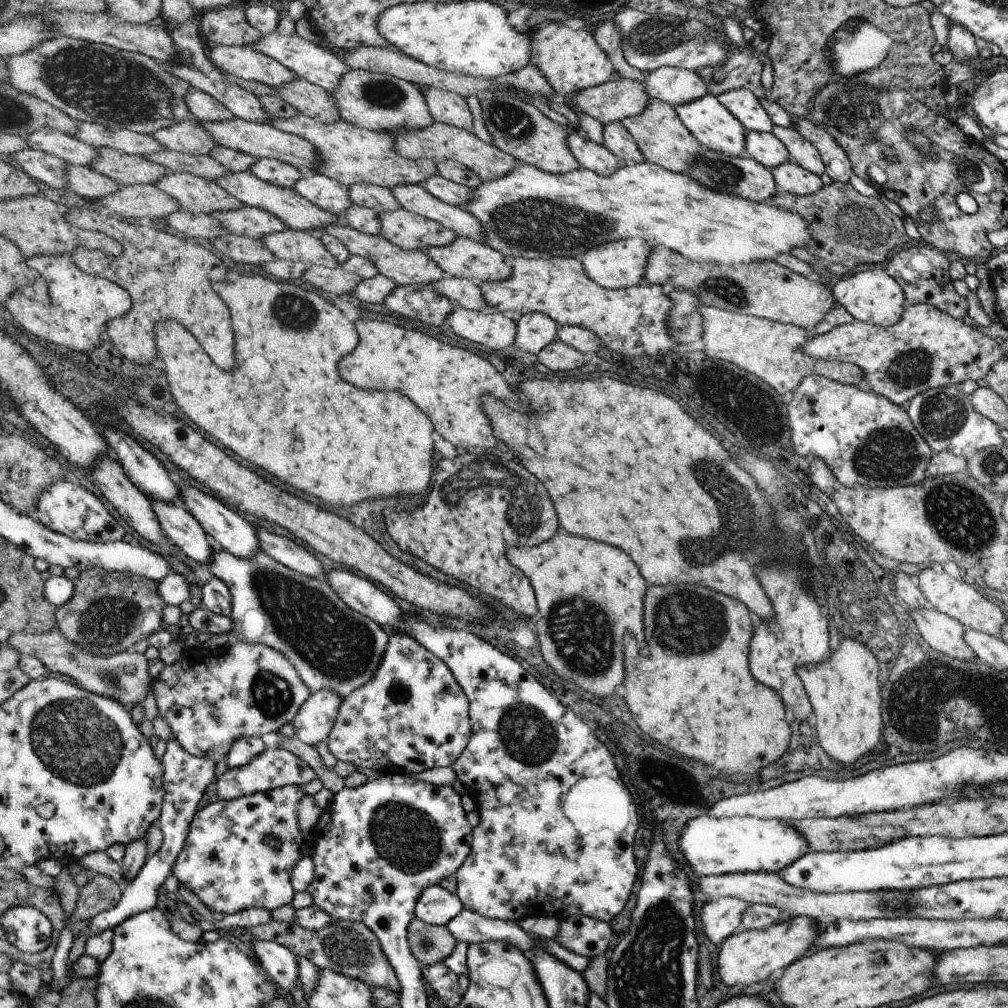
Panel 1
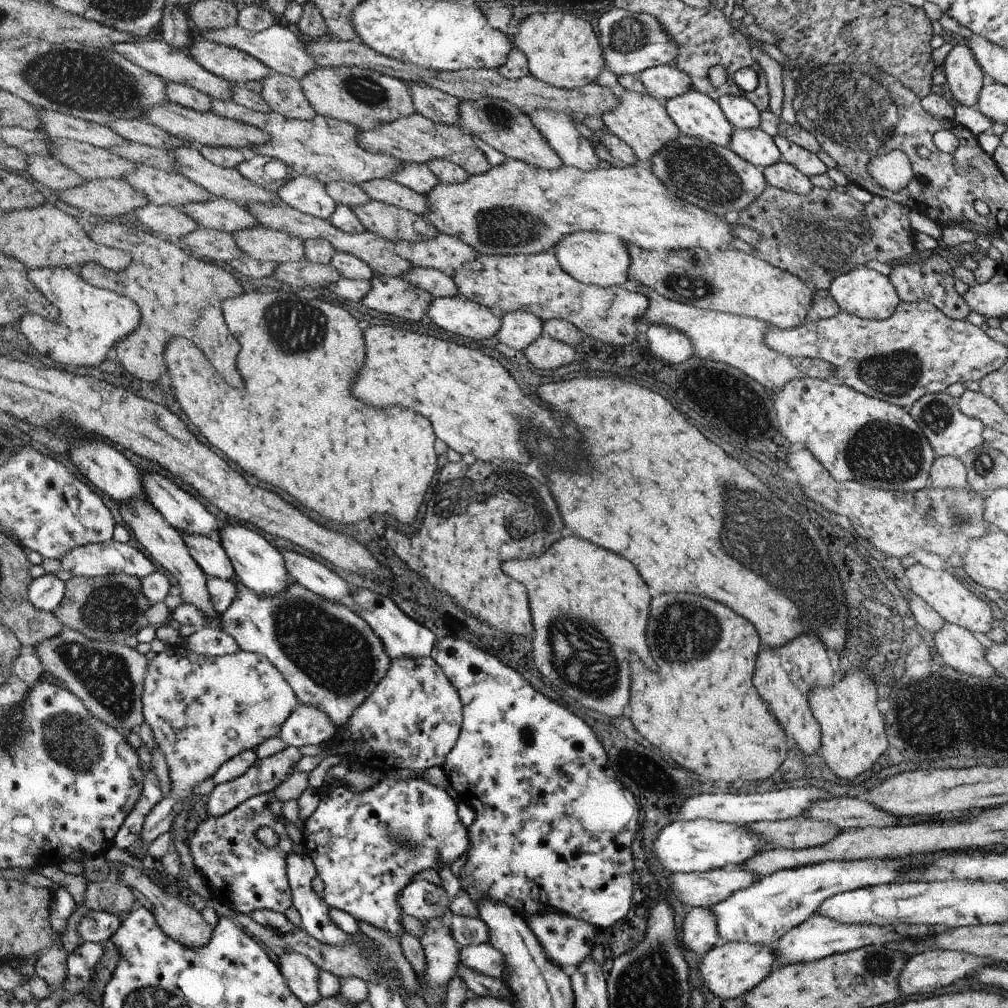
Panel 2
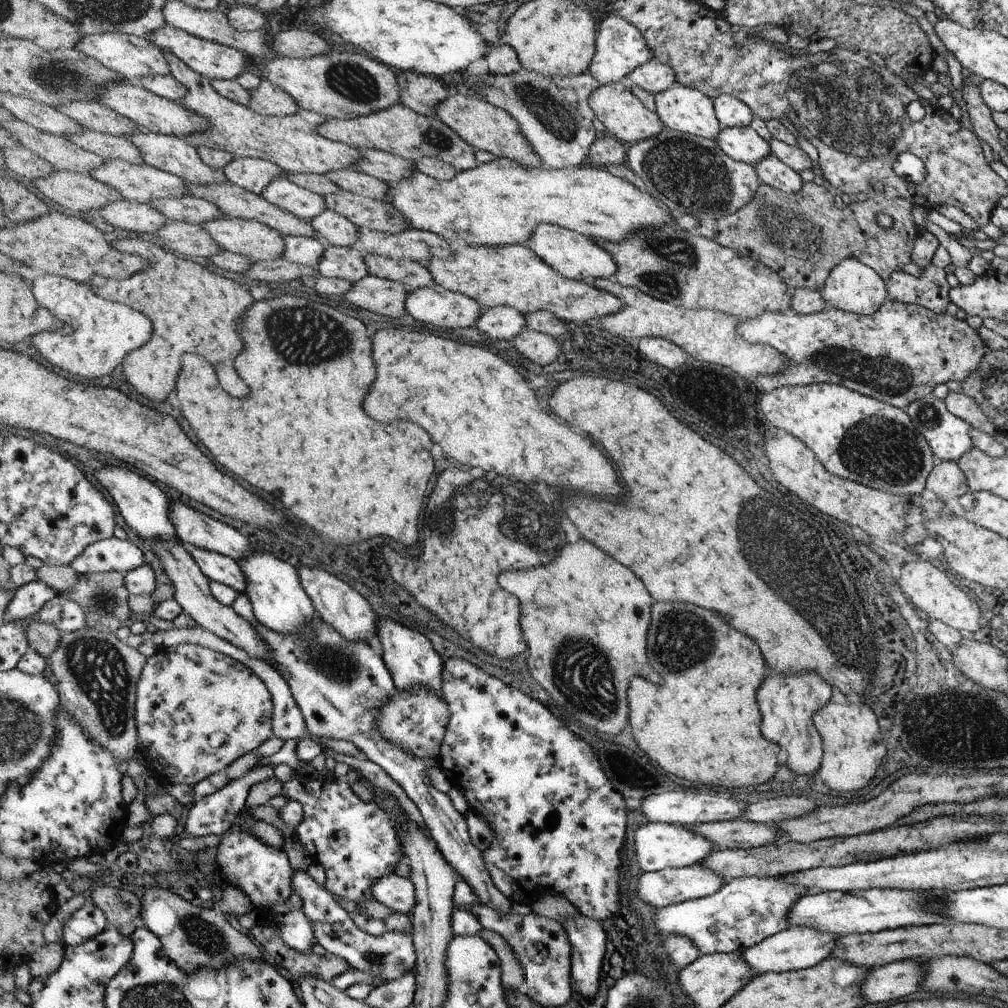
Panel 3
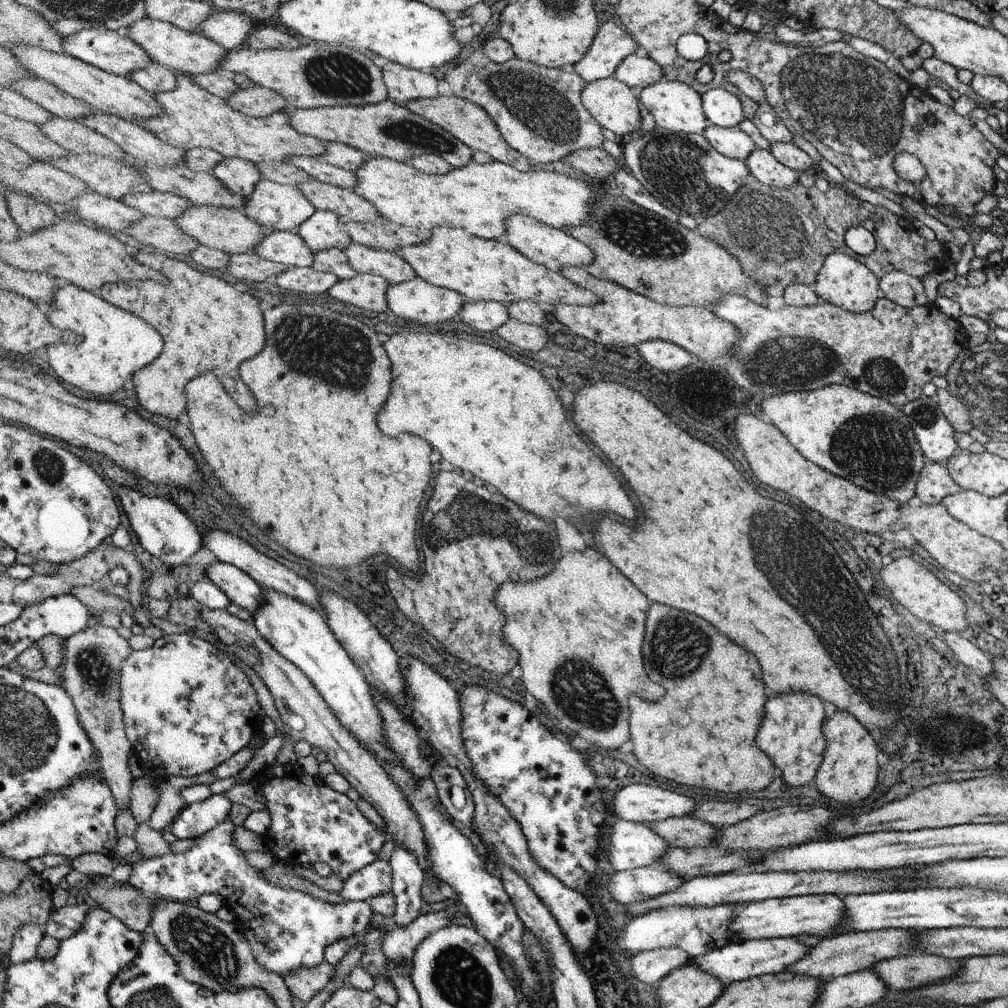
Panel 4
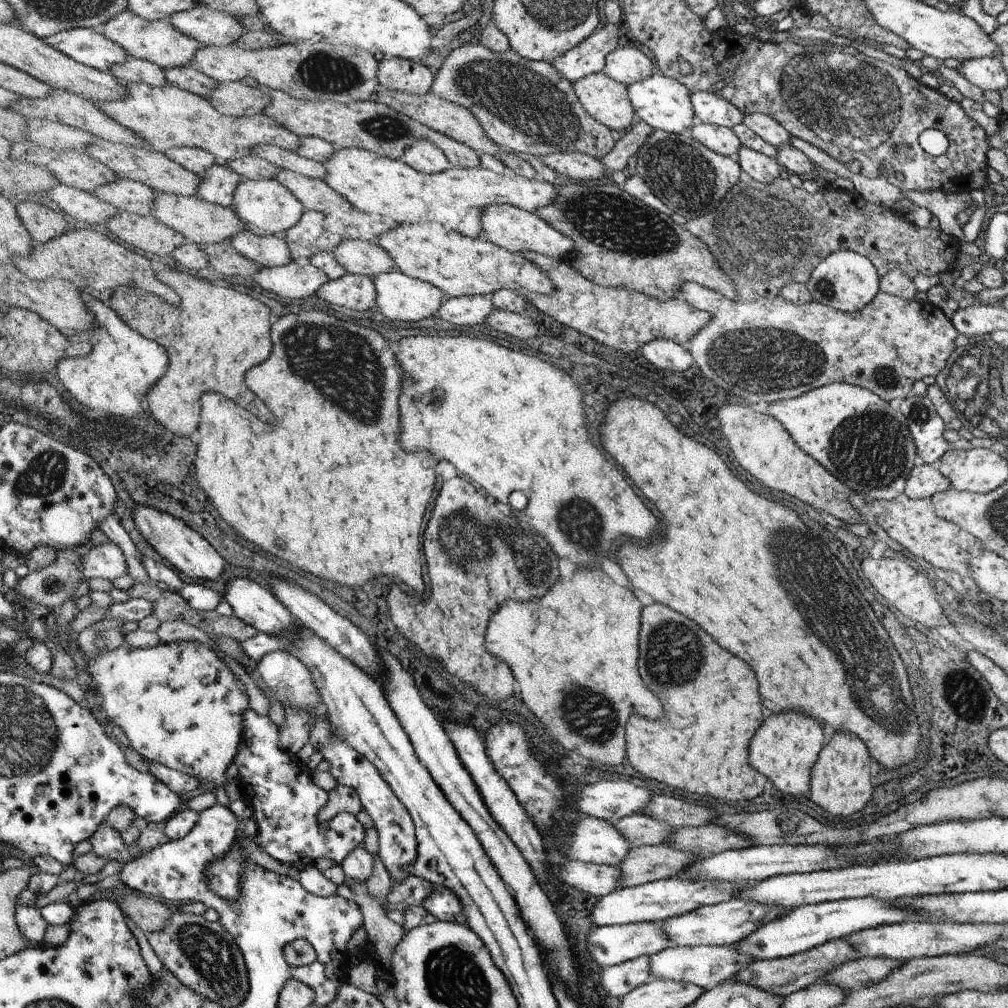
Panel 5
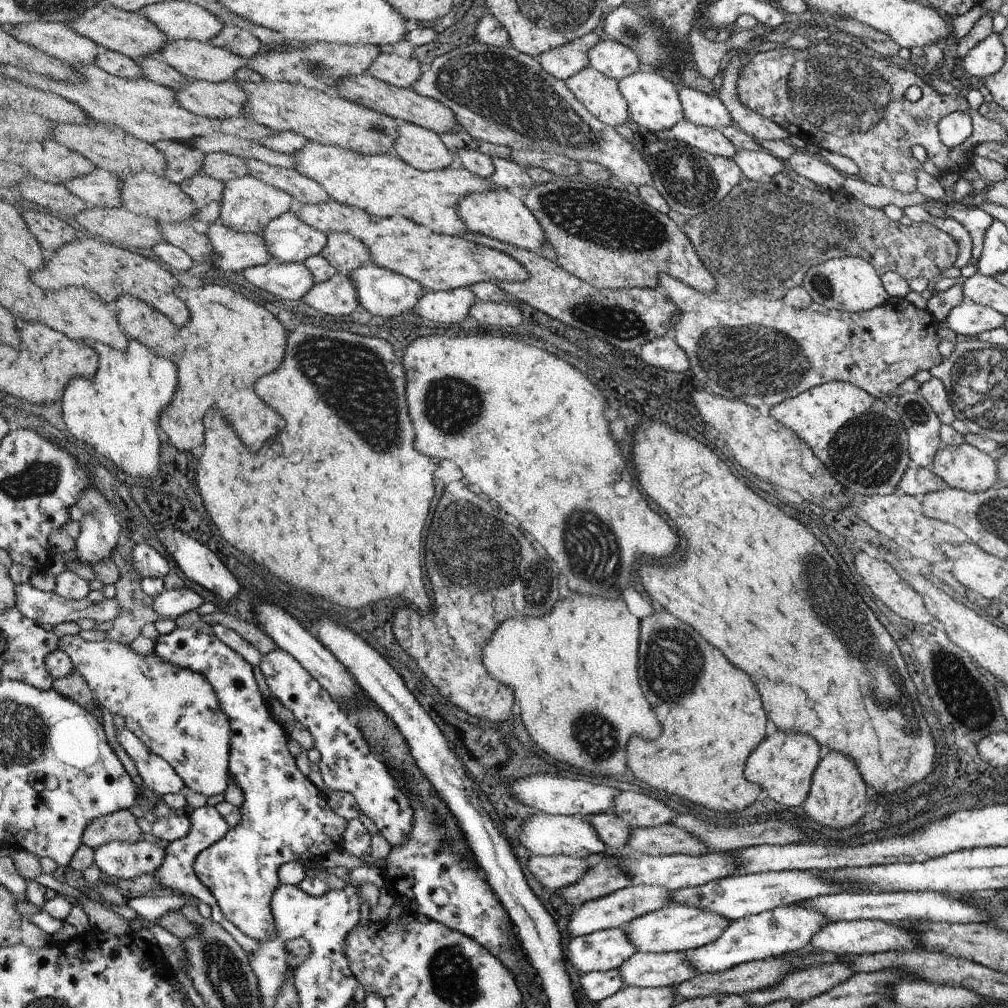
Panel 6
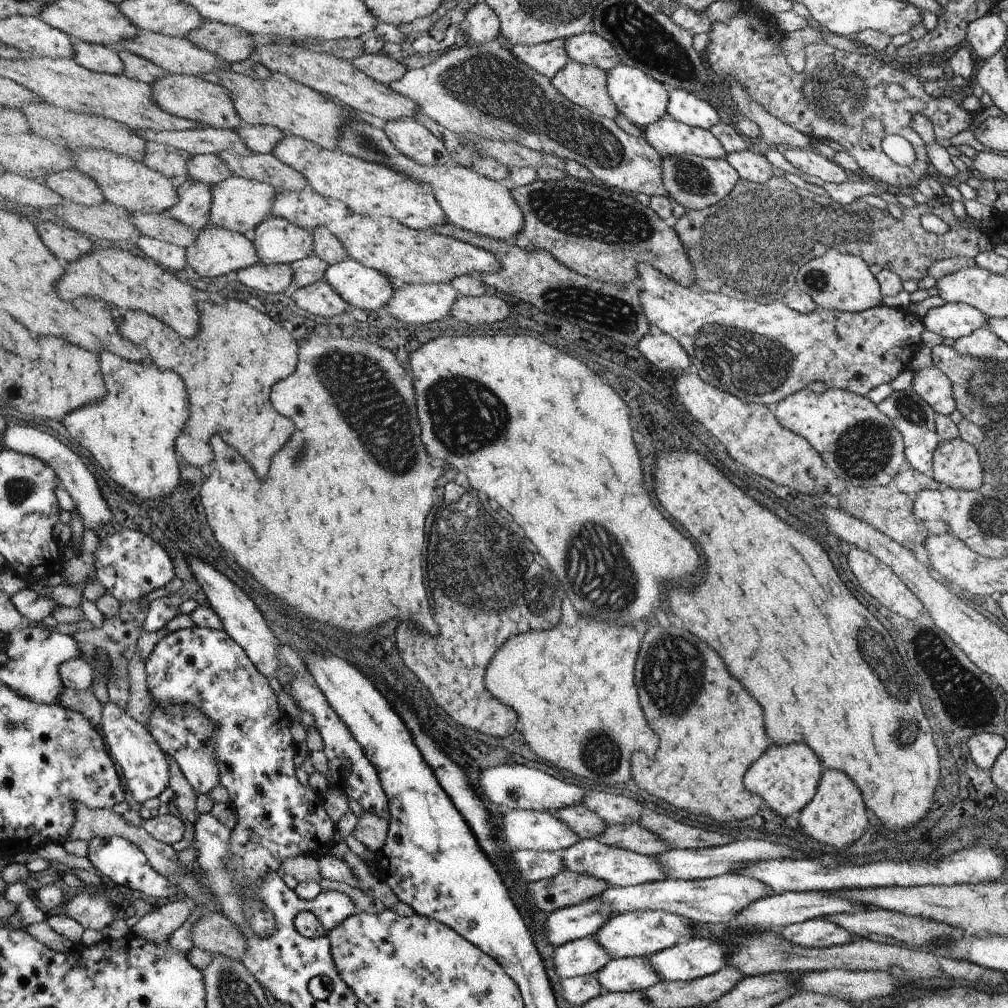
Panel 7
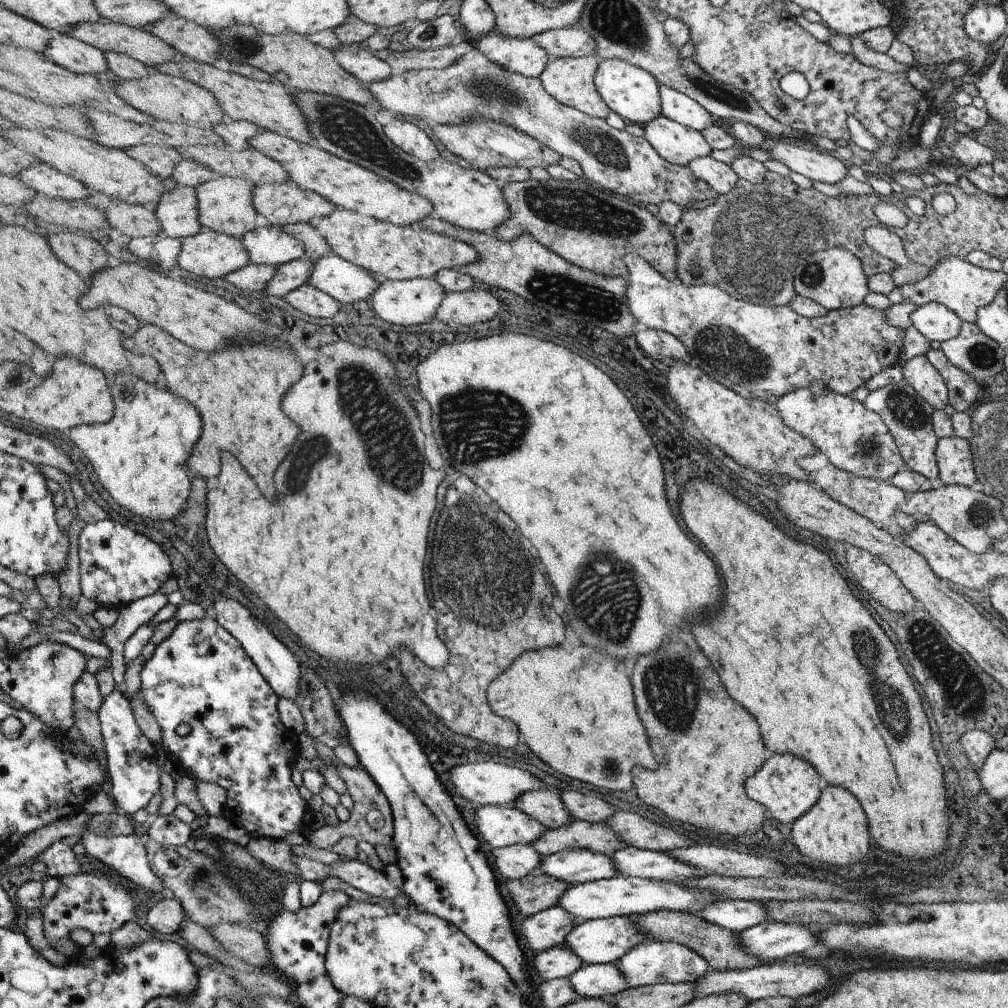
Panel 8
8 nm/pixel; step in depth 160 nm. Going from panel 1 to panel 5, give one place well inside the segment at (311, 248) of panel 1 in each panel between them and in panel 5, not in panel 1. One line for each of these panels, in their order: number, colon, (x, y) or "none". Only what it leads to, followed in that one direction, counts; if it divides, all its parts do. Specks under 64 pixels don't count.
2: (267, 245)
3: (250, 238)
4: (229, 230)
5: (200, 221)

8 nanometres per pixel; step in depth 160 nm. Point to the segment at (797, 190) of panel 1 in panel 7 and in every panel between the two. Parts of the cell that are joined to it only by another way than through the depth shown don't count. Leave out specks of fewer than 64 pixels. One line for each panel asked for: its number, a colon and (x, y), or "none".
2: (782, 175)
3: (772, 171)
4: (762, 164)
5: (763, 168)
6: (760, 166)
7: (753, 166)

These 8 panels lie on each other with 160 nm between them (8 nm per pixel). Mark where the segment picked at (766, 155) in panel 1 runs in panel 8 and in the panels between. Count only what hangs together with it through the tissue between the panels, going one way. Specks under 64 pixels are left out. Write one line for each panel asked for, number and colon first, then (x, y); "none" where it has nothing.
2: (757, 146)
3: (744, 144)
4: (733, 142)
5: (723, 140)
6: (710, 140)
7: (670, 137)
8: (679, 144)

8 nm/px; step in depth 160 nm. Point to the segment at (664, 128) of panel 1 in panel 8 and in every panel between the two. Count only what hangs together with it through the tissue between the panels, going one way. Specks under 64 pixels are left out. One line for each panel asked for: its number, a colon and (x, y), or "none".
2: (640, 120)
3: (626, 118)
4: (616, 106)
5: (607, 100)
6: (601, 95)
7: (586, 85)
8: (571, 80)

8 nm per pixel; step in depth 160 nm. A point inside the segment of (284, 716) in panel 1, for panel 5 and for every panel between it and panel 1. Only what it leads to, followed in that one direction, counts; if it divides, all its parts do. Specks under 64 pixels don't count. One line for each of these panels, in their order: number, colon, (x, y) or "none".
2: (203, 710)
3: (196, 712)
4: (187, 708)
5: (180, 705)

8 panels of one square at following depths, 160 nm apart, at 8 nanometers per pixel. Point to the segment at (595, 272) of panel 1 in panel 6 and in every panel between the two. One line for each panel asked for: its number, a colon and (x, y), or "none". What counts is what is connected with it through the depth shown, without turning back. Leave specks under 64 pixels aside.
2: (603, 259)
3: (576, 256)
4: (554, 248)
5: (512, 228)
6: (501, 214)

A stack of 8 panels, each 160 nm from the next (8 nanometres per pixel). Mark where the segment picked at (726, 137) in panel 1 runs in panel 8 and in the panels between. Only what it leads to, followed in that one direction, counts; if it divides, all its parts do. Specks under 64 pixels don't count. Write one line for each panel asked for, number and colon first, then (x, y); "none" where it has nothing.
2: (696, 114)
3: (684, 109)
4: (677, 107)
5: (664, 103)
6: (653, 102)
7: (643, 100)
8: (630, 91)

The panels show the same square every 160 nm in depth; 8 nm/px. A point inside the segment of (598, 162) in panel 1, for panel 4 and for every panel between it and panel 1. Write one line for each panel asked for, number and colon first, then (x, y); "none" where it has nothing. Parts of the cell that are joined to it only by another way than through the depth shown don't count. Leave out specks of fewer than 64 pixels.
2: (576, 150)
3: (555, 114)
4: (540, 111)

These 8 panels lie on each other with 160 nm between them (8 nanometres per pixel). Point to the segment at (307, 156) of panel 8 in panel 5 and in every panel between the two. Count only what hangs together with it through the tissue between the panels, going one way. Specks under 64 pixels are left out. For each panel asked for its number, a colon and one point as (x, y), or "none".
5: (456, 198)
6: (384, 185)
7: (372, 189)

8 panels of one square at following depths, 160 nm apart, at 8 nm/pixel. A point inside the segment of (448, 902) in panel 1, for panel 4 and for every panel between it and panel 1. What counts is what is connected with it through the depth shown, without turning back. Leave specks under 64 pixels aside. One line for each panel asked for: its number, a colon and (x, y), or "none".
2: (423, 900)
3: (398, 893)
4: (373, 880)

